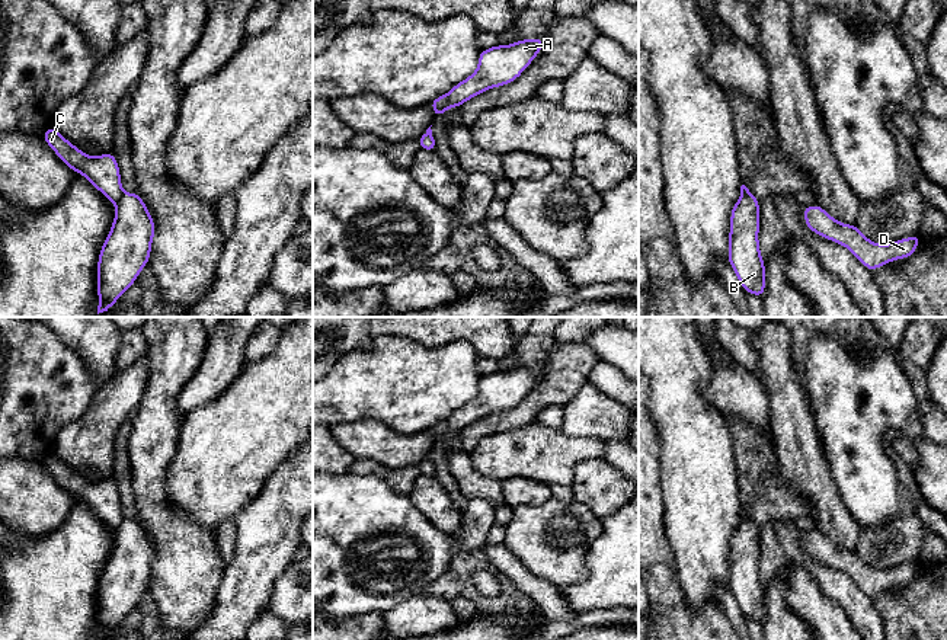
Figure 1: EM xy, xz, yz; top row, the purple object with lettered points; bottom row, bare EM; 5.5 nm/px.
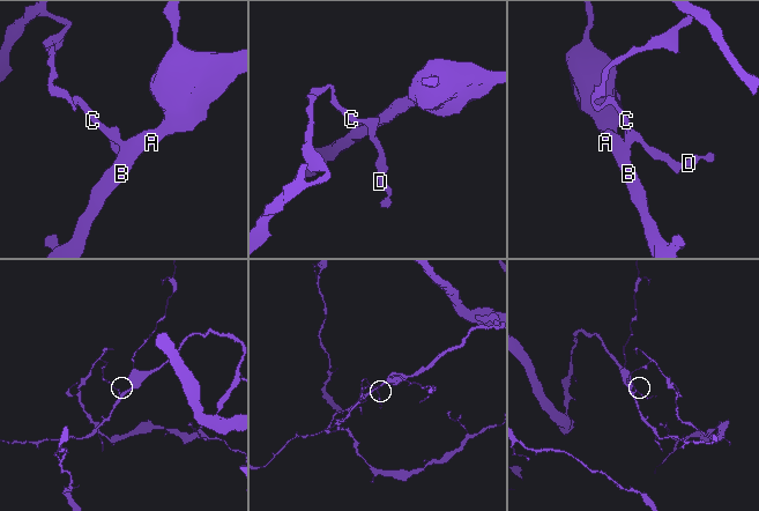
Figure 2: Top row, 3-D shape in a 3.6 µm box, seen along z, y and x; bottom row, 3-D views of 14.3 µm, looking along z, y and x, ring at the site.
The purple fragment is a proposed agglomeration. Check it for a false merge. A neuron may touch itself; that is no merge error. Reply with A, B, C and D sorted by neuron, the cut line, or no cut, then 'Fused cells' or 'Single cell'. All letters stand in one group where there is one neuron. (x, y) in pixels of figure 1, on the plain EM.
Groups: A B / C D. Split along xz (445, 421), (448, 432). Fused cells

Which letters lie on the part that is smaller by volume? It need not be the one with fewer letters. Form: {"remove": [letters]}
{"remove": ["C", "D"]}

